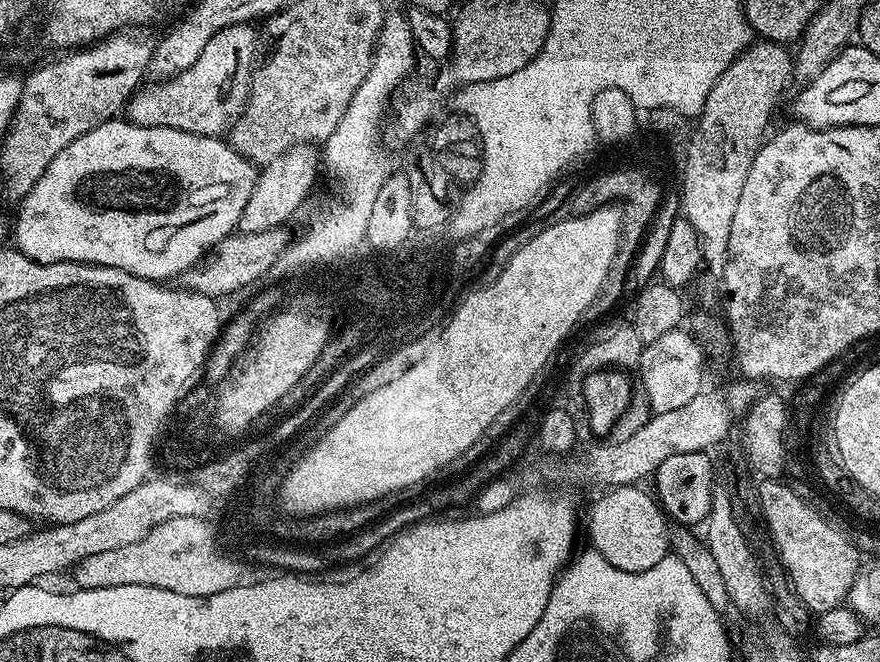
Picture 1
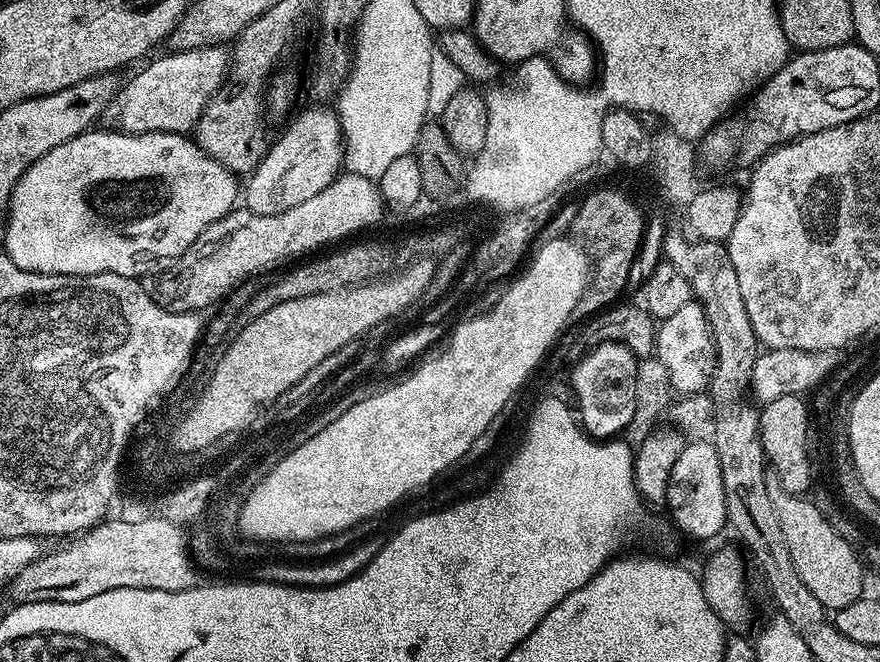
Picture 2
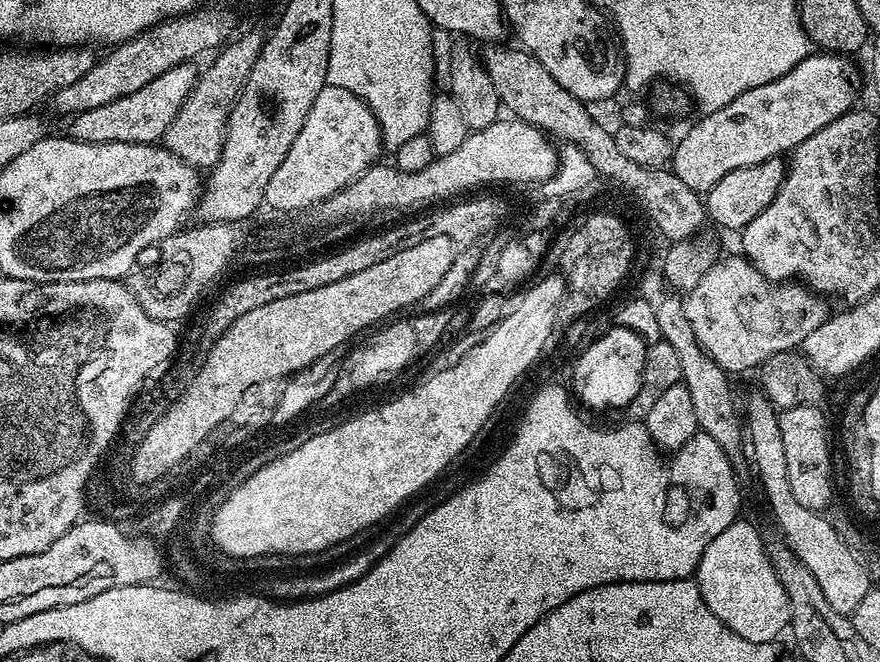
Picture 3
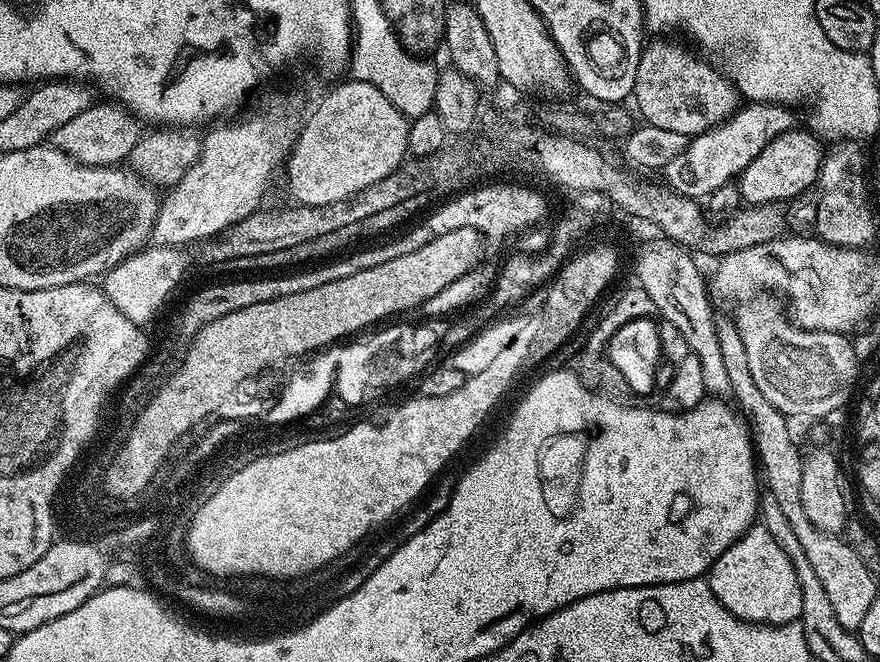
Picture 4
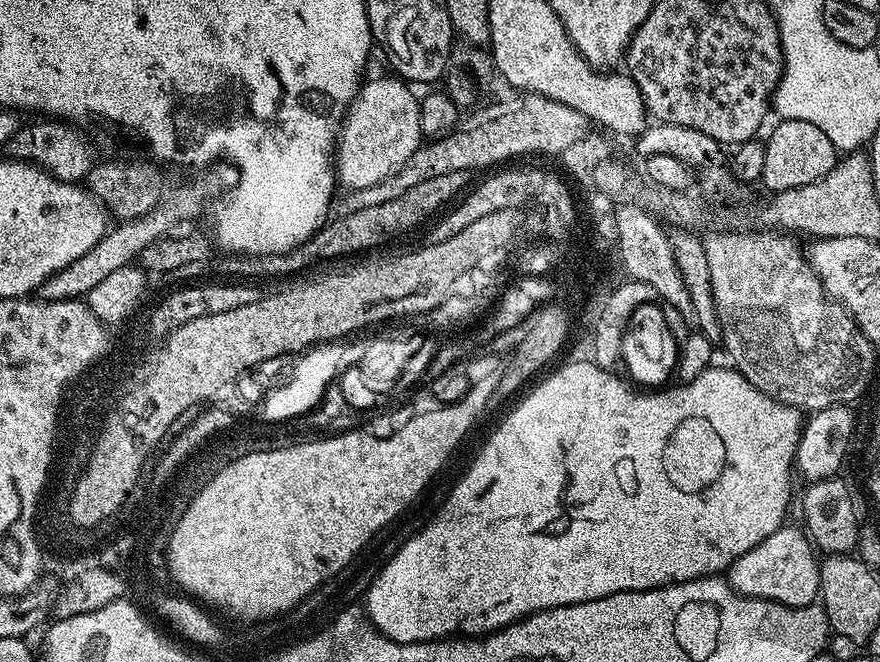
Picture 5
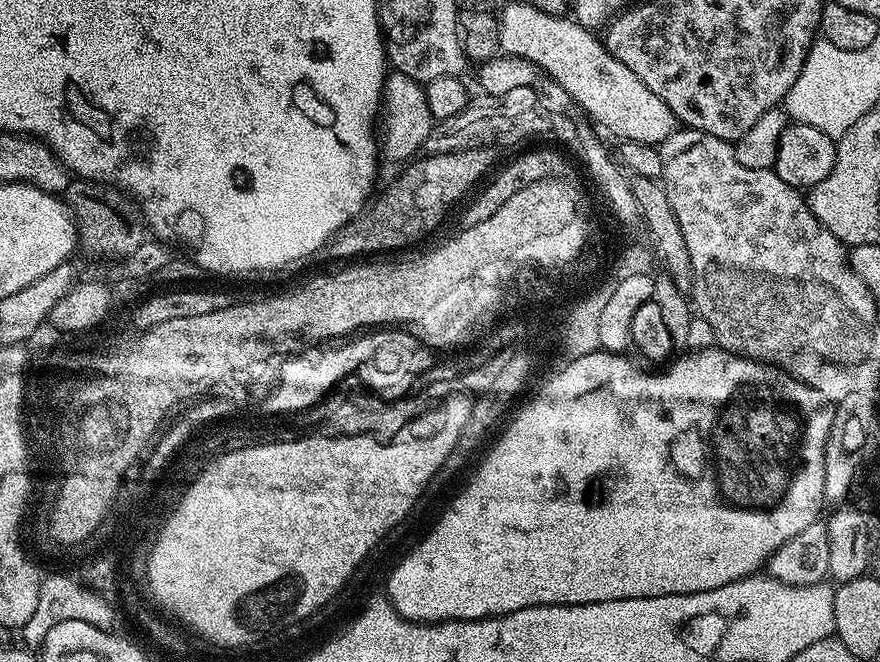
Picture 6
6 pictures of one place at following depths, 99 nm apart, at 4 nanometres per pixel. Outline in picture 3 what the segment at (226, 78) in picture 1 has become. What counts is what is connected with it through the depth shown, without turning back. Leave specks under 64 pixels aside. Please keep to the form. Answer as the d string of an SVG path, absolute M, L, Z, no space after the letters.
M191 63L180 64L154 78L154 82L146 82L142 90L126 94L126 98L114 98L114 102L106 102L106 106L94 106L94 110L75 113L71 117L72 125L66 129L67 135L71 139L91 144L154 144L163 141L166 126L174 122L174 114L178 114L182 102L186 102L190 90L196 85L198 72L192 67Z

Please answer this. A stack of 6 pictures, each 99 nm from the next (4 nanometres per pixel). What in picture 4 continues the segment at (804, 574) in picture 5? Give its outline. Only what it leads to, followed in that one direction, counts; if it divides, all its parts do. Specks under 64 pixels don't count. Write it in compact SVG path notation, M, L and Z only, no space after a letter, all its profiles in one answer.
M757 522L715 560L707 575L711 592L739 620L782 625L799 621L802 592L789 556Z

